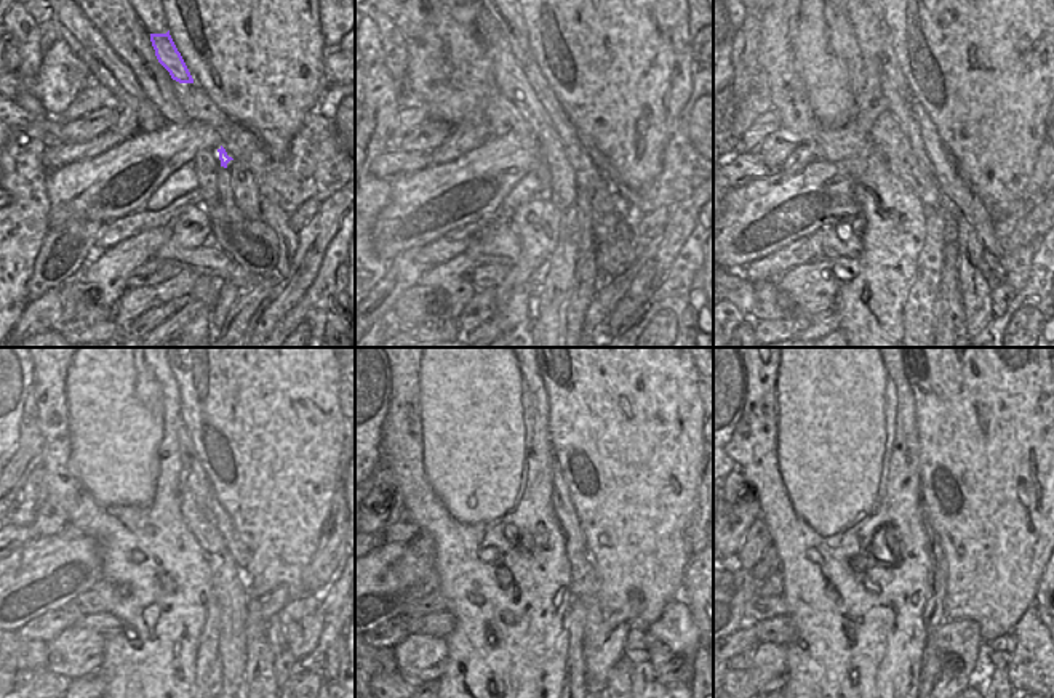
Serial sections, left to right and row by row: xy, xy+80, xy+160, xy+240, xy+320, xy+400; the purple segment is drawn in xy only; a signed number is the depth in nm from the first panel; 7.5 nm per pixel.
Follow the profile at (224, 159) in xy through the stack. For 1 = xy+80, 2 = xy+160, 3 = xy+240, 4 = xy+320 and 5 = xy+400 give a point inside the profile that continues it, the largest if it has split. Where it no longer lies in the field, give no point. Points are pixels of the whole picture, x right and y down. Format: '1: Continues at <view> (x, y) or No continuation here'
1: Continues at xy+80 (589, 176)
2: Continues at xy+160 (957, 191)
3: Continues at xy+240 (303, 618)
4: Continues at xy+320 (674, 639)
5: Continues at xy+400 (1034, 668).

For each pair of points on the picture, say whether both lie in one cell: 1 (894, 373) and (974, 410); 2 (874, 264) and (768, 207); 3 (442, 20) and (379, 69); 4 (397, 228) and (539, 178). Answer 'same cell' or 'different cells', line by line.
1: different cells
2: different cells
3: different cells
4: different cells

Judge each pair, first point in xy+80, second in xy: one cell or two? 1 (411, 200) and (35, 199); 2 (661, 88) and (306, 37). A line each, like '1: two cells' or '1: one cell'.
1: two cells
2: one cell

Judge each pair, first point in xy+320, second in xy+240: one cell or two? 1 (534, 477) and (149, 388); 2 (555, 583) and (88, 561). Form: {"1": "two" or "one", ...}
{"1": "one", "2": "two"}

